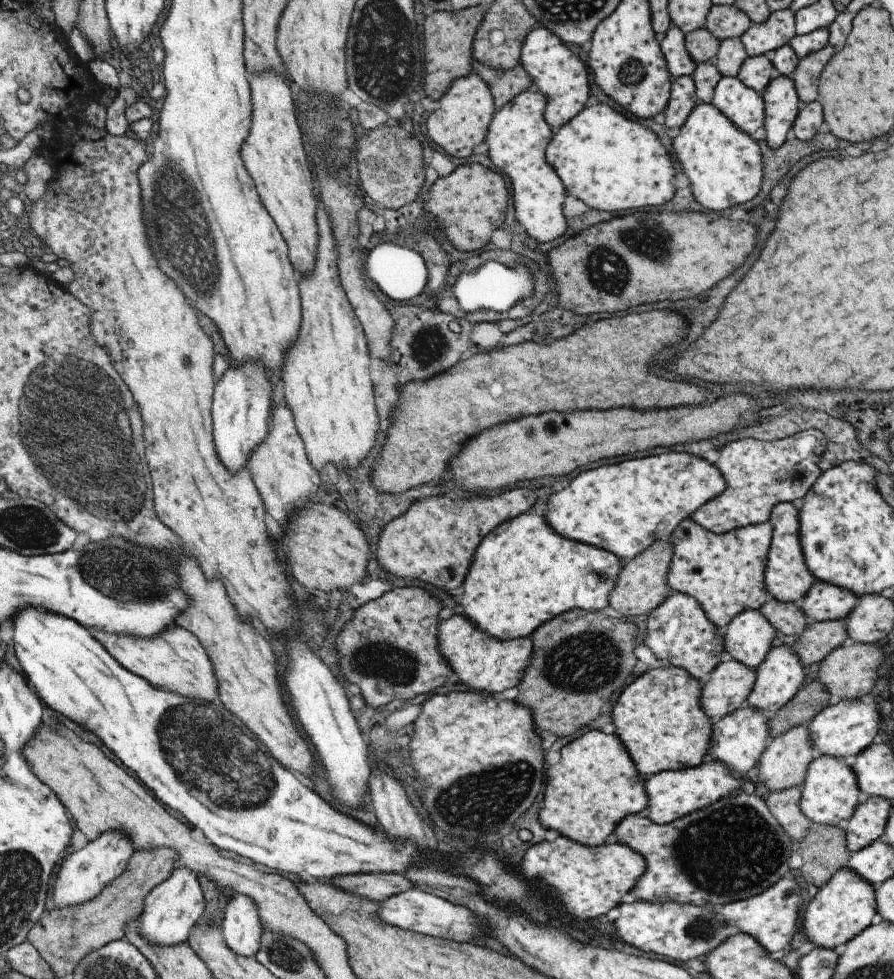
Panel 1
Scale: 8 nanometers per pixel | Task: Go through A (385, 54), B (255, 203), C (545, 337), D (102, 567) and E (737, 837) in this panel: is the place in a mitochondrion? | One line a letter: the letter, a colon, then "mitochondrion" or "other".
A: mitochondrion
B: other
C: other
D: mitochondrion
E: mitochondrion

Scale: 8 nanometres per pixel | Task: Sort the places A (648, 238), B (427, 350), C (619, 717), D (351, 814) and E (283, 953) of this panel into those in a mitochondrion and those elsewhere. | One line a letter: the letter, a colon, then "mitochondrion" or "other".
A: mitochondrion
B: mitochondrion
C: other
D: other
E: mitochondrion

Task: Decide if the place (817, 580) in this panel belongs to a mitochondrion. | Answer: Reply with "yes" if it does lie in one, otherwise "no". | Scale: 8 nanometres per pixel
no

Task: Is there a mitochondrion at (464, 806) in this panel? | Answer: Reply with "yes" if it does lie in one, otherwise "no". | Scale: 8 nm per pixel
yes

